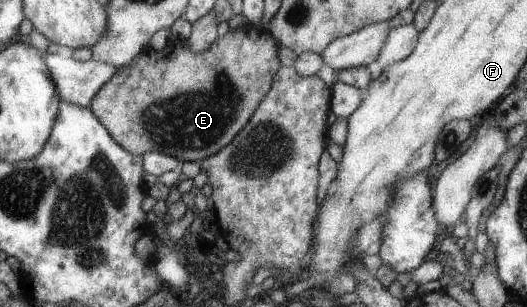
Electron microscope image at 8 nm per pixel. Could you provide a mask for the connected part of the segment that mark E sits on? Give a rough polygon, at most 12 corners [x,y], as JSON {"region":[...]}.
{"region":[[254,25],[140,52],[89,108],[129,152],[201,162],[280,70]]}

